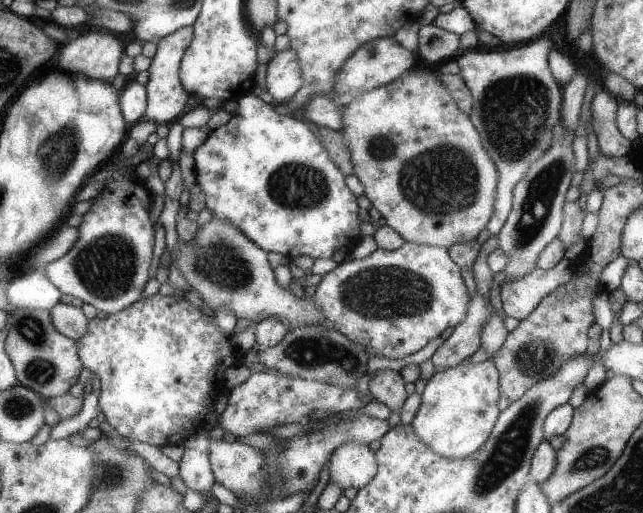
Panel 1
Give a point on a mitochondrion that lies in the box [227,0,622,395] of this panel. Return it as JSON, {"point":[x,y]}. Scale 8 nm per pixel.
{"point":[442,180]}

